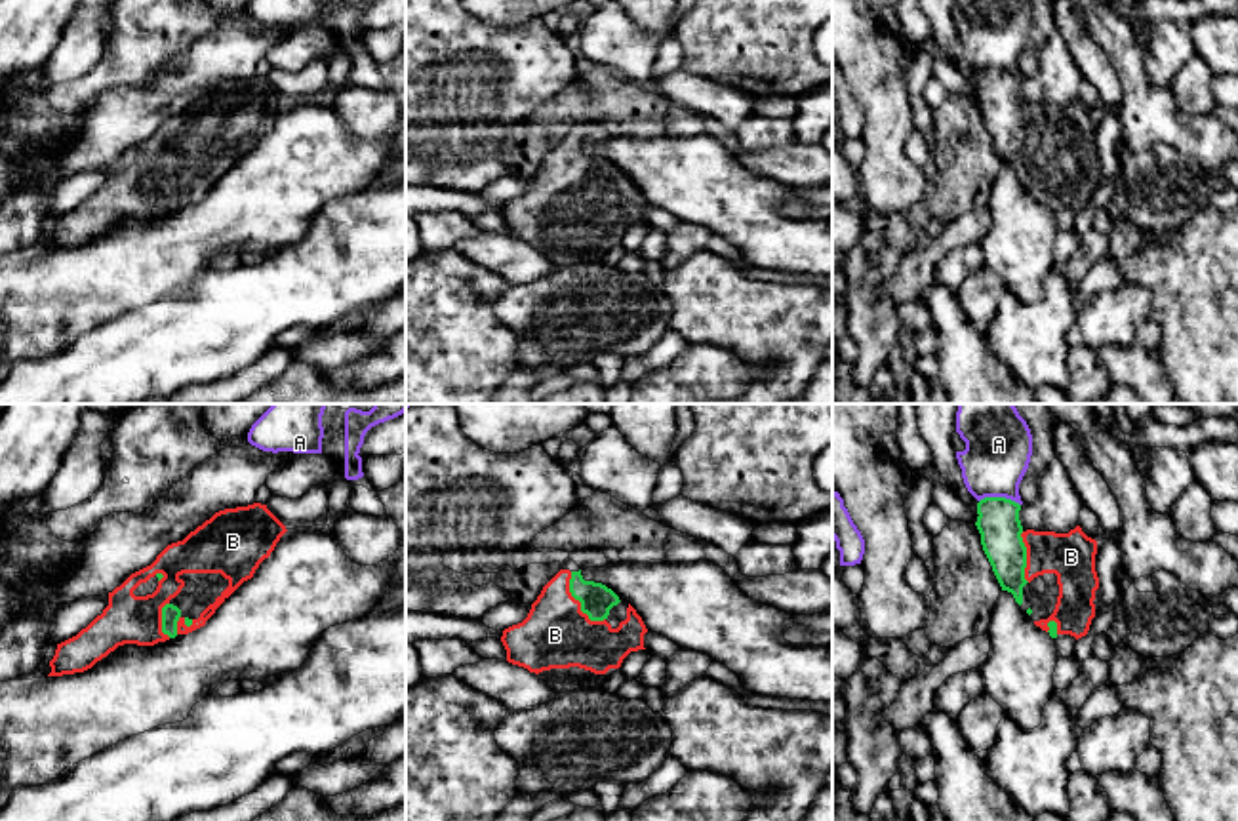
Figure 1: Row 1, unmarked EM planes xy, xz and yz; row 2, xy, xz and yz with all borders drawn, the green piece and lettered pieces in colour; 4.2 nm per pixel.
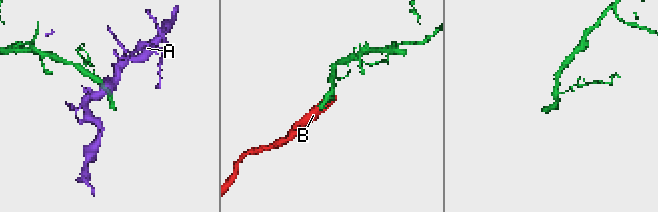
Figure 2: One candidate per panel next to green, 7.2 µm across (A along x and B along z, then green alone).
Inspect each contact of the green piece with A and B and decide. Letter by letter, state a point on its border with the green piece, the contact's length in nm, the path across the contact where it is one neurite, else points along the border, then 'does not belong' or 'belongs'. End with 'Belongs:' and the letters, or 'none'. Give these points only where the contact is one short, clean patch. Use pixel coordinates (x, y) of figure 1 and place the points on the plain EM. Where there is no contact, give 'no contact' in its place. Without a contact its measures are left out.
A: meets green in yz at (1000, 71); contact 180 nm long; does not belong
B: meets green in xz at (579, 174); contact 260 nm long; belongs
Belongs: B

